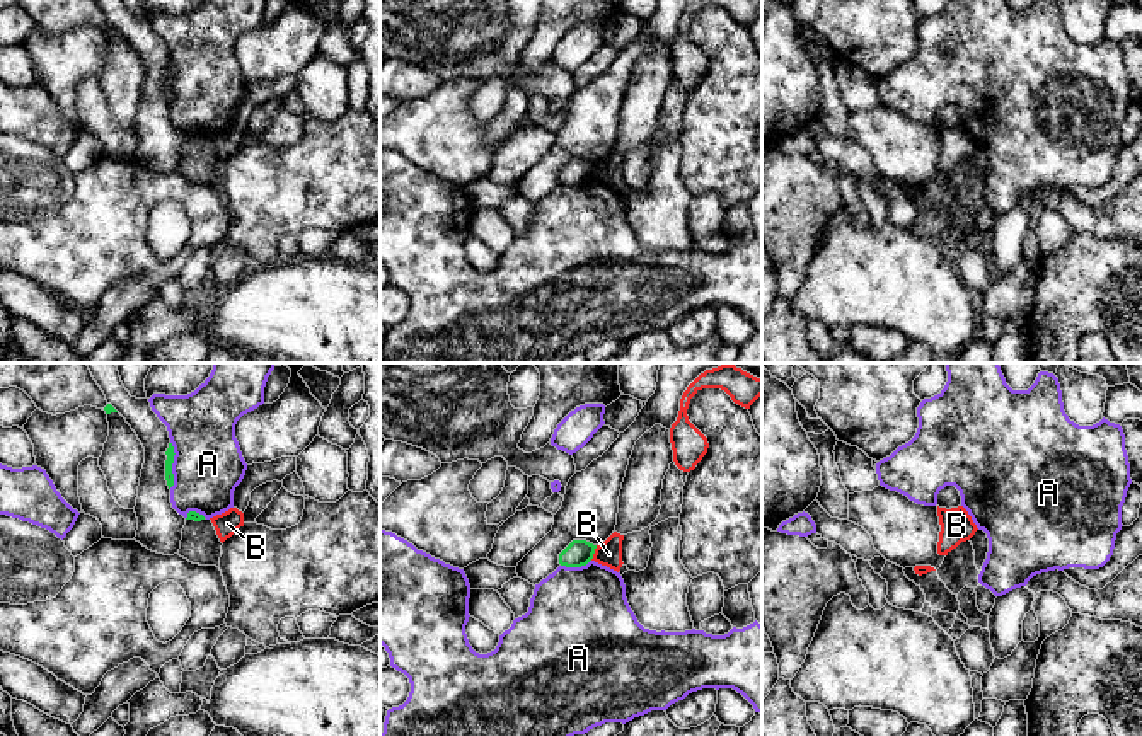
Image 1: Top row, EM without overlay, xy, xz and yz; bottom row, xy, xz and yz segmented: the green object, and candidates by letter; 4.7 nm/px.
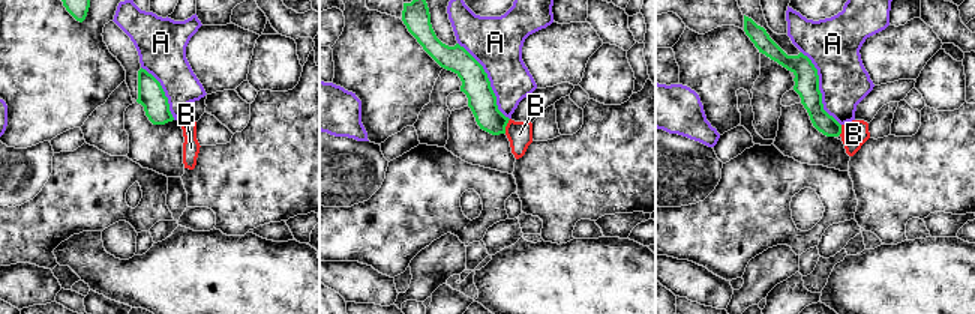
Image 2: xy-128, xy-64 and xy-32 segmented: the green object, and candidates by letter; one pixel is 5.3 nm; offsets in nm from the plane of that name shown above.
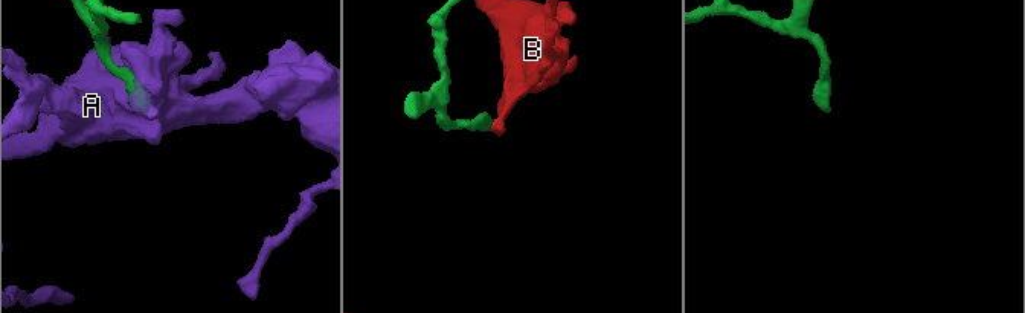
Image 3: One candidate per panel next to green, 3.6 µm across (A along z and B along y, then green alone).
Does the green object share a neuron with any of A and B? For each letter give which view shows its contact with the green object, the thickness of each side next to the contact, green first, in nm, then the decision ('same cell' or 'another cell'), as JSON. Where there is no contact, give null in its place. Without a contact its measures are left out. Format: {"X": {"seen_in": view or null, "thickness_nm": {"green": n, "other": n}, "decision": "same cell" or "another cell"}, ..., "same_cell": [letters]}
{"A": {"seen_in": "xy", "thickness_nm": {"green": 50, "other": 320}, "decision": "another cell"}, "B": {"seen_in": "xz", "thickness_nm": {"green": 120, "other": 120}, "decision": "another cell"}, "same_cell": []}

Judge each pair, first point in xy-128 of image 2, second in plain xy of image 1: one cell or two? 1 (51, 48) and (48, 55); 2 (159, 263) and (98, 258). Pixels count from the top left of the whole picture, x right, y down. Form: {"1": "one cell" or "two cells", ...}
{"1": "one cell", "2": "two cells"}

